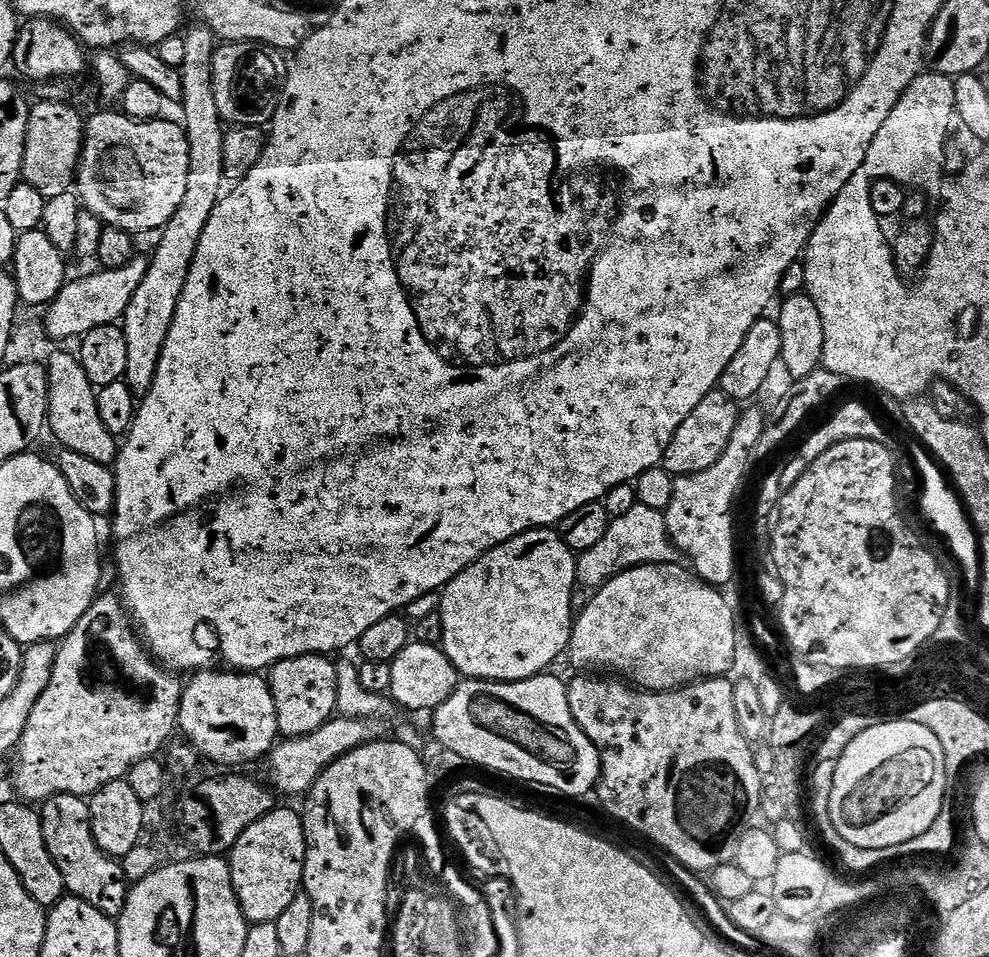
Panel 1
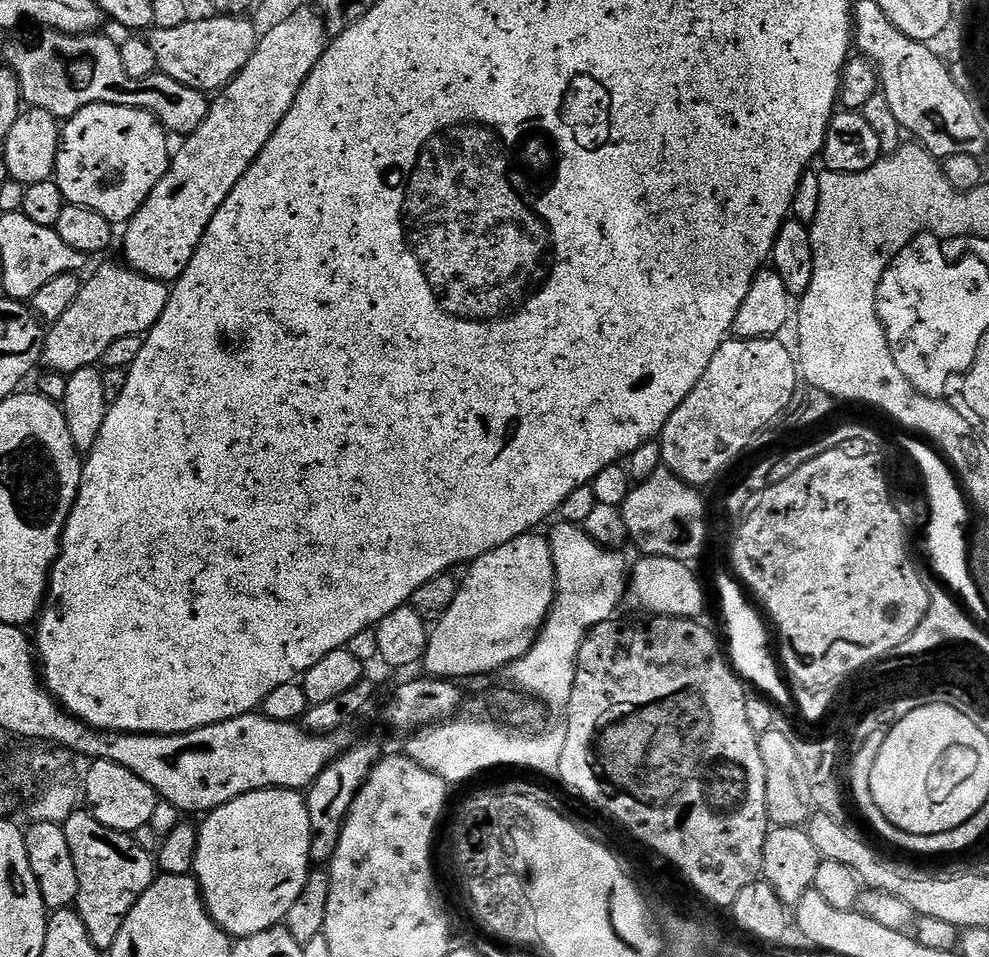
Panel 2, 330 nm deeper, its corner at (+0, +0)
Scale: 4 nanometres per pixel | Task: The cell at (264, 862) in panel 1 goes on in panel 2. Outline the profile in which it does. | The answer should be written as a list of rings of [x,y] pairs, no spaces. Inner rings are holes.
[[[267,788],[242,794],[242,798],[234,798],[234,802],[213,808],[201,820],[204,821],[198,824],[198,850],[192,872],[212,921],[232,938],[253,936],[277,927],[286,918],[290,906],[298,902],[313,867],[307,799],[291,788]]]

